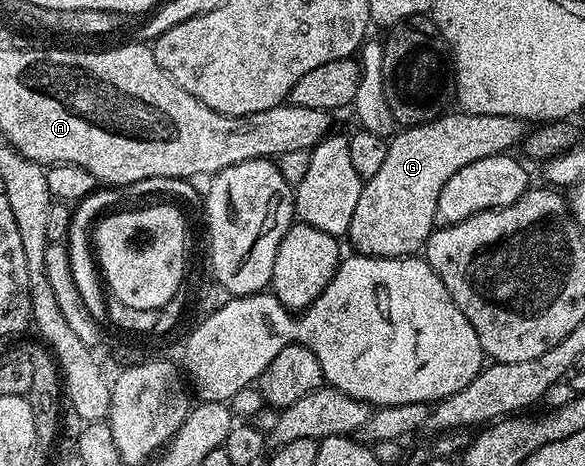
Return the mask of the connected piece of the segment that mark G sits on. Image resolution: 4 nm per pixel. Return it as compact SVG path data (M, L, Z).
M447 111L427 124L416 124L395 131L387 143L388 158L377 174L362 185L360 202L352 213L348 241L359 256L392 258L421 253L436 225L436 202L444 182L472 162L509 153L521 145L527 131L525 120L500 114L471 114Z

